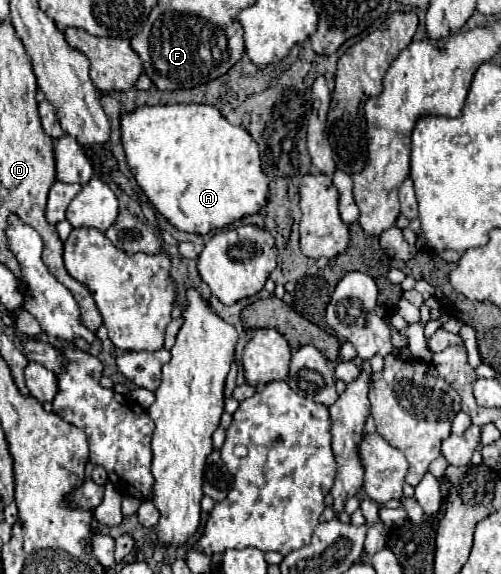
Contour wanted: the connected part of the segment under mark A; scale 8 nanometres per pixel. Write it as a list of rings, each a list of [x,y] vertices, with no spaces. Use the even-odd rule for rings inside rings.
[[[139,105],[131,113],[121,115],[121,143],[137,185],[147,195],[153,209],[179,231],[205,235],[223,229],[245,215],[257,213],[269,199],[269,179],[261,169],[257,143],[243,127],[231,125],[211,105]]]

